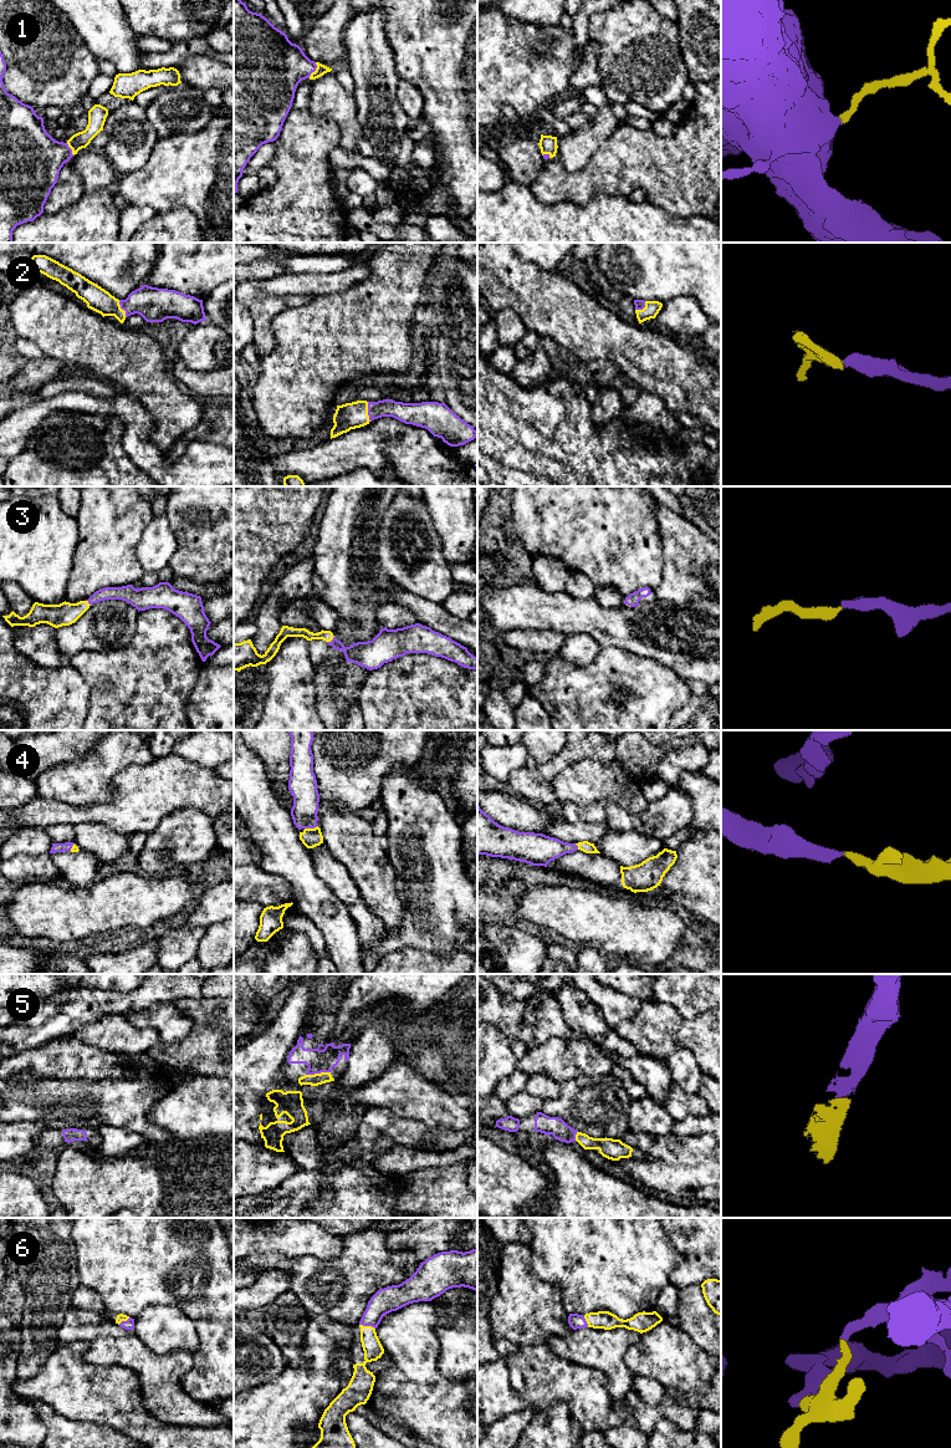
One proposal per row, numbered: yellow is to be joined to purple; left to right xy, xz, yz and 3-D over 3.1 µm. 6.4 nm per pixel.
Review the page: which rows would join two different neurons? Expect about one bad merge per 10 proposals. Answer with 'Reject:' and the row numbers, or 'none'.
Reject: none

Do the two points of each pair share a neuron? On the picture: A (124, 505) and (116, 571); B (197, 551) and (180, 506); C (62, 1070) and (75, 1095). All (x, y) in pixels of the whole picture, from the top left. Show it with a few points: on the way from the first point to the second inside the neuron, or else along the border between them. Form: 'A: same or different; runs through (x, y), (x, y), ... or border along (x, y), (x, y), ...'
A: same; runs through (117, 521), (116, 555)
B: same; runs through (198, 540), (198, 524), (192, 518)
C: different; border along (37, 1076), (91, 1079), (95, 1081)

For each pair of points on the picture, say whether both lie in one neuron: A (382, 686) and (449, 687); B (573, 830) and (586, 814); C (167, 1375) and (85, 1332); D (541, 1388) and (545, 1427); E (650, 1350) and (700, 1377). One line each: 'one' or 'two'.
A: one
B: two
C: one
D: two
E: one

